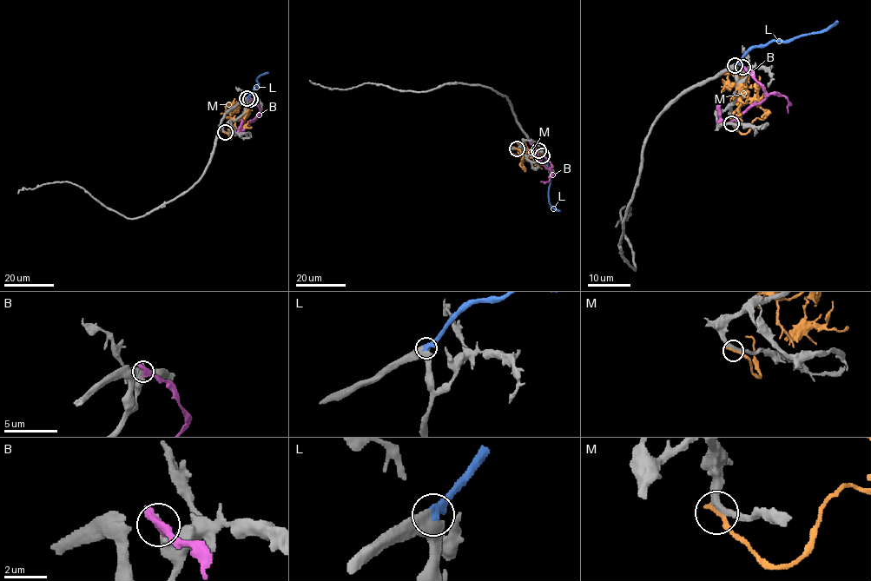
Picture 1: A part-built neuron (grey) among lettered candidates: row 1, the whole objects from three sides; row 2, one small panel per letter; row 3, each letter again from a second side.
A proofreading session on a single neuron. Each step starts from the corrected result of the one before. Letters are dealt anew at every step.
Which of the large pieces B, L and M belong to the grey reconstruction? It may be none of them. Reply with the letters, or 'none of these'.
L

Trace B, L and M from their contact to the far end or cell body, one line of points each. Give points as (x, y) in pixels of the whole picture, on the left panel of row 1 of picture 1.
B: (250, 99), (260, 109), (258, 115), (240, 132), (240, 120)
L: (247, 98), (258, 85), (257, 78), (267, 72)
M: (225, 133), (231, 139), (227, 129), (231, 128), (229, 117), (240, 120), (247, 108), (247, 104)

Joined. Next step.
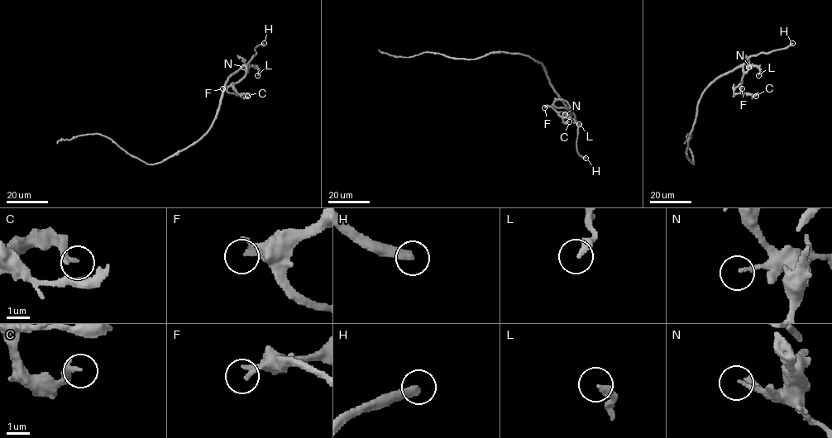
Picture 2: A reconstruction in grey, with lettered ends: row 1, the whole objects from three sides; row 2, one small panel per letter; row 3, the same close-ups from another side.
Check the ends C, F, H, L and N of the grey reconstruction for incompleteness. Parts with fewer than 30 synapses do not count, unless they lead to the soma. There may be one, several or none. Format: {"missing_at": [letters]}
{"missing_at": ["H"]}

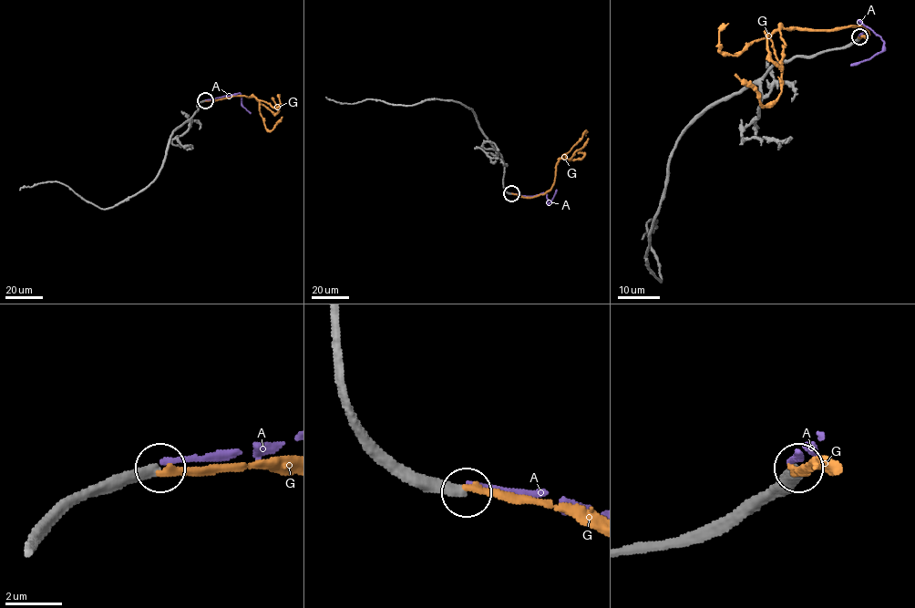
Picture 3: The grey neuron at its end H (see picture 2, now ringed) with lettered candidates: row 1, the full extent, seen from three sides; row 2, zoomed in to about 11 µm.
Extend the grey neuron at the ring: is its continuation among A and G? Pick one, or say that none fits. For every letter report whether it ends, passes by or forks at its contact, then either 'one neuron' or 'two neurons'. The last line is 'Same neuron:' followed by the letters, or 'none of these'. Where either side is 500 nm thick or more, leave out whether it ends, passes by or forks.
A: it ends; two neurons
G: it ends; two neurons
Same neuron: none of these

